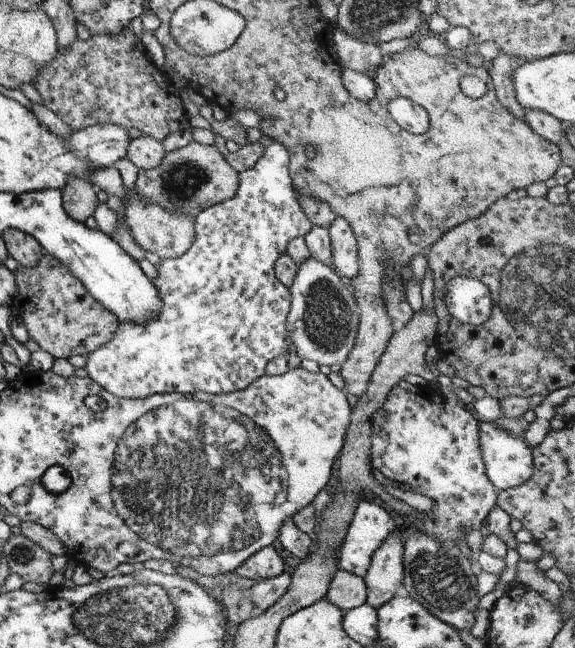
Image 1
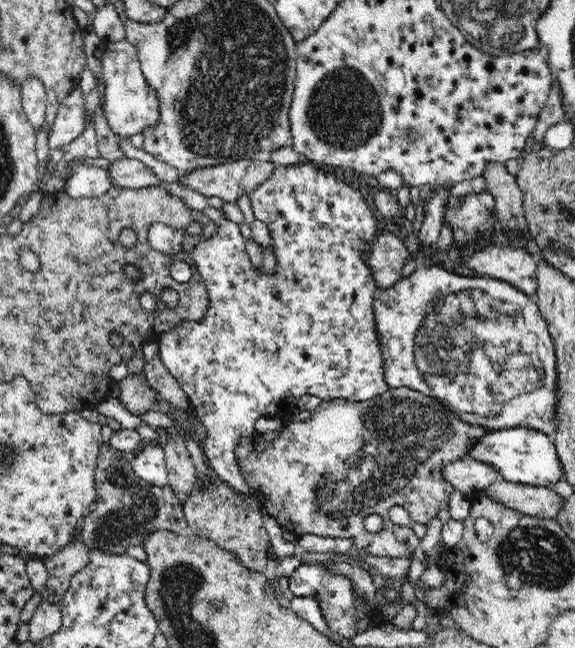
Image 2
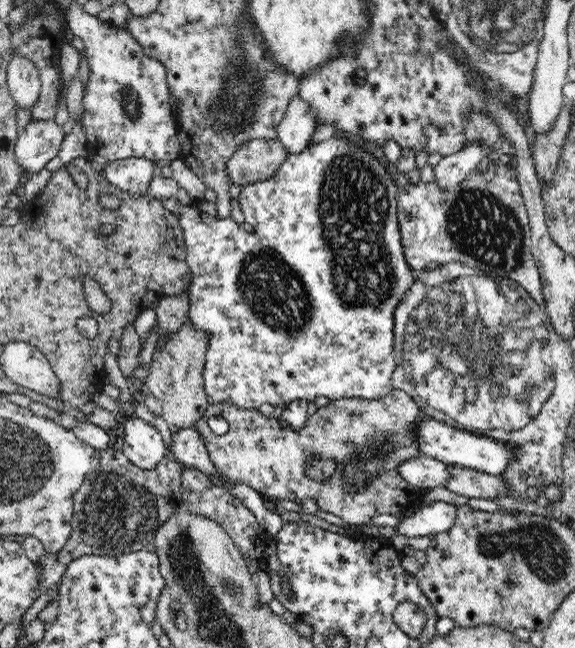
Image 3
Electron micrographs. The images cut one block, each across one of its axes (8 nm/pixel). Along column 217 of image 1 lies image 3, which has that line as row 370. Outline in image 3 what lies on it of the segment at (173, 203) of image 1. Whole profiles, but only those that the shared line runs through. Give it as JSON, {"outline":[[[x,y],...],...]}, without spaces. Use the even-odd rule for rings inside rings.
{"outline":[[[186,318],[184,326],[180,326],[180,330],[170,336],[166,344],[157,344],[152,362],[146,368],[145,383],[150,389],[150,394],[160,399],[163,406],[161,416],[173,434],[182,429],[193,428],[200,418],[204,418],[209,407],[203,380],[207,348],[208,337],[195,330]]]}

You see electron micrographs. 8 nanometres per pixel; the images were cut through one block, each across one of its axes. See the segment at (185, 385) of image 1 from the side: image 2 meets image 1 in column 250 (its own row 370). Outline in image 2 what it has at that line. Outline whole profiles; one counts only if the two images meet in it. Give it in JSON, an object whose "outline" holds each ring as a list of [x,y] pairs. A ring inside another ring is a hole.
{"outline":[[[300,162],[292,166],[276,167],[272,175],[250,195],[255,218],[265,222],[271,230],[277,261],[276,274],[268,276],[265,272],[260,273],[260,271],[256,271],[252,267],[238,223],[226,219],[220,213],[220,209],[208,205],[203,209],[203,213],[217,224],[217,231],[212,232],[208,242],[201,242],[200,246],[192,252],[192,256],[189,259],[195,262],[198,272],[205,280],[207,293],[209,294],[209,309],[200,322],[182,322],[172,328],[172,330],[161,333],[156,339],[158,342],[158,357],[160,357],[162,366],[166,367],[168,373],[180,384],[180,387],[182,387],[190,401],[190,407],[193,409],[194,416],[202,420],[202,424],[206,426],[206,430],[210,434],[210,438],[204,441],[205,458],[211,468],[213,468],[217,481],[234,486],[236,490],[246,494],[247,497],[251,493],[250,487],[248,487],[248,483],[240,472],[235,450],[240,441],[258,433],[254,427],[258,418],[261,416],[281,416],[284,418],[296,410],[298,398],[307,394],[318,396],[318,398],[322,398],[324,401],[340,398],[350,401],[366,401],[389,390],[382,374],[384,372],[384,369],[382,369],[384,359],[380,355],[380,341],[378,340],[374,318],[373,302],[378,290],[376,283],[374,283],[374,277],[372,277],[372,270],[362,261],[365,256],[363,253],[366,253],[368,256],[371,243],[379,236],[376,233],[377,218],[374,212],[366,205],[366,200],[364,200],[362,194],[358,190],[350,188],[347,183],[344,184],[342,180],[334,178],[332,171],[316,167],[308,162]]]}

